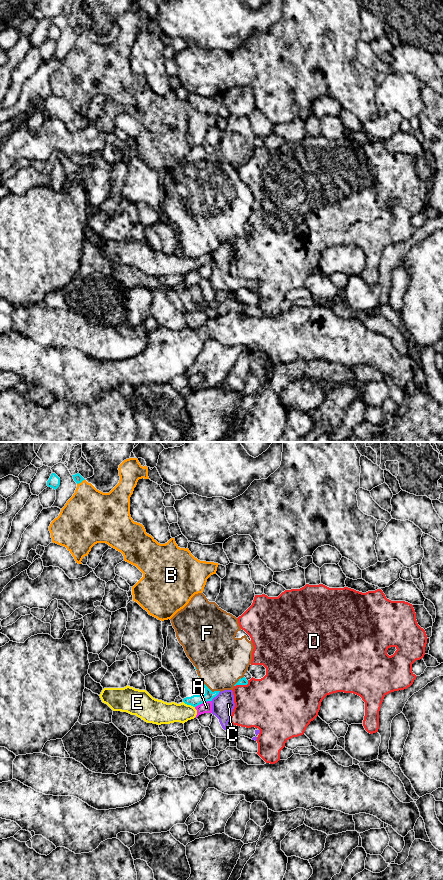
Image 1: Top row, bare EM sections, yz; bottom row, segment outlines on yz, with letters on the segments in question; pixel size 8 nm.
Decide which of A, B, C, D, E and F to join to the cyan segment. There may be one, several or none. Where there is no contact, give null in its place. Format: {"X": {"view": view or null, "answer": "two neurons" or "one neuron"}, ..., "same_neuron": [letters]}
{"A": {"view": "yz", "answer": "two neurons"}, "B": {"view": "yz", "answer": "two neurons"}, "C": {"view": "yz", "answer": "two neurons"}, "D": {"view": "yz", "answer": "two neurons"}, "E": {"view": "yz", "answer": "two neurons"}, "F": {"view": "yz", "answer": "one neuron"}, "same_neuron": ["F"]}

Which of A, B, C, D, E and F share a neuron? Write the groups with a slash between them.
A E / B / C / D / F

